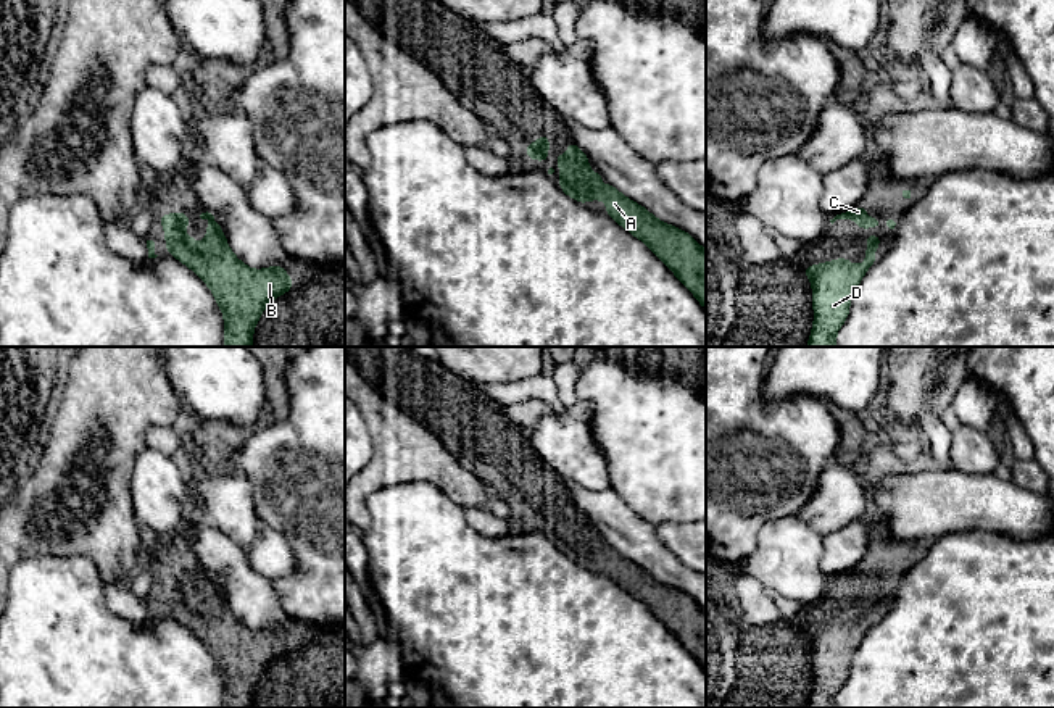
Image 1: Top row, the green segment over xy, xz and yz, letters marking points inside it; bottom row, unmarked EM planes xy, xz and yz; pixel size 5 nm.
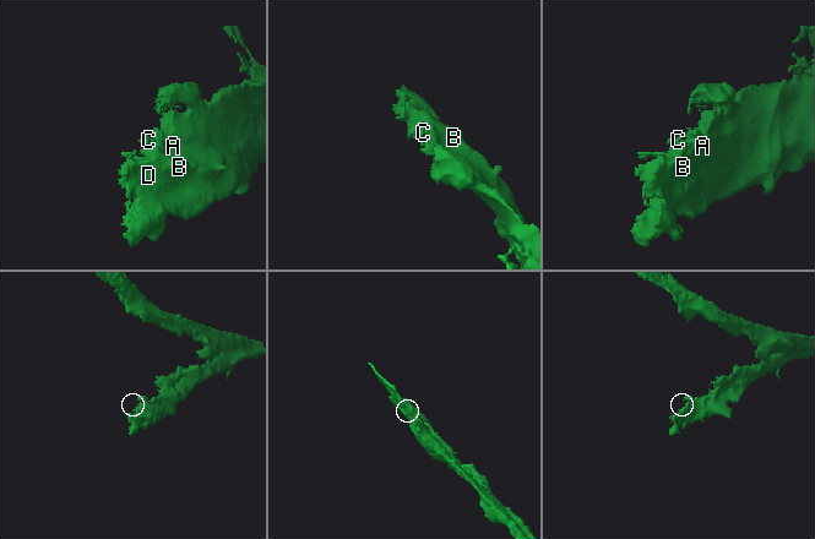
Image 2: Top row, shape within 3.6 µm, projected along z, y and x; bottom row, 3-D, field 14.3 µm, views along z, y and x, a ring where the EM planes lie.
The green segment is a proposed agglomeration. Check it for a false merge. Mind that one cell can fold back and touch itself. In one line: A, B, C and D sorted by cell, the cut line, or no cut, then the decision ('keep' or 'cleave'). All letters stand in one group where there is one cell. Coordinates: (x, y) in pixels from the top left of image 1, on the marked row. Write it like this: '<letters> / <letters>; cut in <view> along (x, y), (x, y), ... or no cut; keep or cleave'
A B C D; no cut; keep

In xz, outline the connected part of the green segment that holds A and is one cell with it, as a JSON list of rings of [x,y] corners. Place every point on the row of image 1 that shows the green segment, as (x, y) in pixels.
[[[571,142],[566,155],[556,155],[561,168],[561,190],[580,203],[604,200],[606,214],[645,242],[677,276],[706,310],[706,250],[685,231],[666,224],[646,208],[622,195],[616,187],[600,184],[603,176],[587,165],[588,156]]]

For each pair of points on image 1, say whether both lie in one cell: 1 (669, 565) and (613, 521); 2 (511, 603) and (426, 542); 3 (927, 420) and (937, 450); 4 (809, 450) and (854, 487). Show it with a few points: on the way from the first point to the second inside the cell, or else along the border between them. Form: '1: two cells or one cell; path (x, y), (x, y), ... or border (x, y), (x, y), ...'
1: one cell; path (655, 557), (627, 533)
2: one cell; path (490, 600), (464, 574), (458, 574), (447, 563)
3: one cell; path (932, 428), (937, 442)
4: two cells; border (832, 458), (822, 470), (816, 491), (809, 499)

